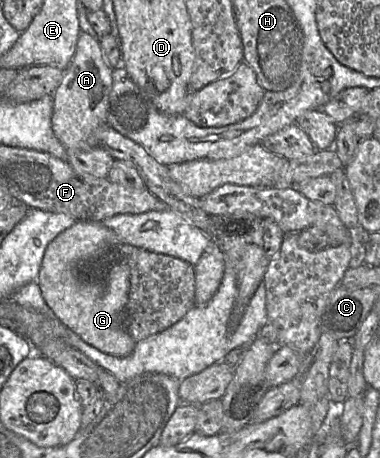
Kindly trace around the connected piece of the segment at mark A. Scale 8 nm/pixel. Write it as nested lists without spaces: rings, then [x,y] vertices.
[[[80,32],[76,52],[53,95],[52,129],[65,149],[96,146],[94,132],[106,123],[113,69],[104,59],[99,39]]]

